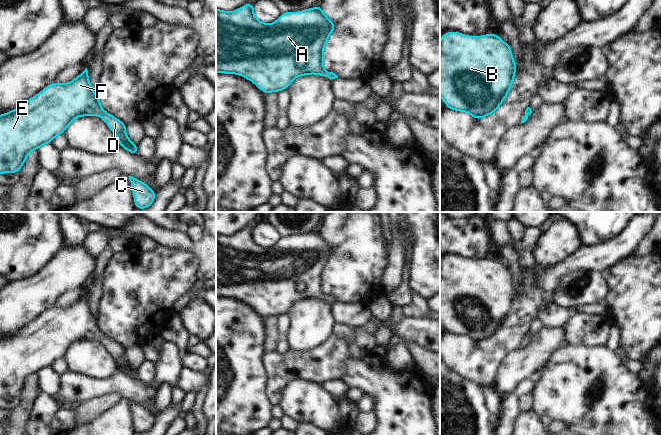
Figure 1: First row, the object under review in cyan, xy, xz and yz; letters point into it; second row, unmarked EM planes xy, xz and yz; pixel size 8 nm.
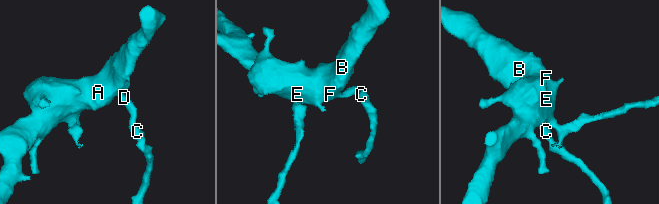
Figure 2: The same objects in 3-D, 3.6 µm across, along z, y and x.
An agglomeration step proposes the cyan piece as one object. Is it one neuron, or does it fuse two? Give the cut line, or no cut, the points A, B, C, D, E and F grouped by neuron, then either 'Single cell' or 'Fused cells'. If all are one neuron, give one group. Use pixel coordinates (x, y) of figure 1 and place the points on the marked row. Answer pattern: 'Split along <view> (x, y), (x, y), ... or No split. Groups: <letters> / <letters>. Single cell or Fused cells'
No split. Groups: A B C D E F. Single cell

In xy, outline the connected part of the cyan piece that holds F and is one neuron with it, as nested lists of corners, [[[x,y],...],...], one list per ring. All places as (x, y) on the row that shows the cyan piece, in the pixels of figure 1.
[[[85,68],[71,82],[65,84],[54,82],[17,109],[0,115],[0,174],[19,172],[30,152],[52,143],[56,136],[64,134],[74,119],[83,116],[101,117],[115,134],[120,146],[132,154],[138,154],[138,146],[126,134],[126,125],[102,108],[98,94],[91,87],[88,70]]]

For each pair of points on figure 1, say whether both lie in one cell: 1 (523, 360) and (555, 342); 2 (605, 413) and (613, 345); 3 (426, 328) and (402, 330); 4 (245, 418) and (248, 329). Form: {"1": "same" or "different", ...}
{"1": "same", "2": "different", "3": "same", "4": "same"}

